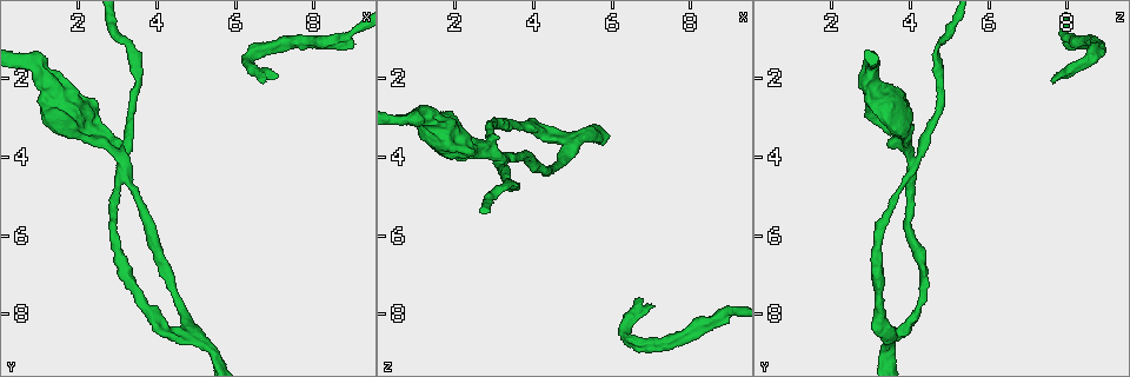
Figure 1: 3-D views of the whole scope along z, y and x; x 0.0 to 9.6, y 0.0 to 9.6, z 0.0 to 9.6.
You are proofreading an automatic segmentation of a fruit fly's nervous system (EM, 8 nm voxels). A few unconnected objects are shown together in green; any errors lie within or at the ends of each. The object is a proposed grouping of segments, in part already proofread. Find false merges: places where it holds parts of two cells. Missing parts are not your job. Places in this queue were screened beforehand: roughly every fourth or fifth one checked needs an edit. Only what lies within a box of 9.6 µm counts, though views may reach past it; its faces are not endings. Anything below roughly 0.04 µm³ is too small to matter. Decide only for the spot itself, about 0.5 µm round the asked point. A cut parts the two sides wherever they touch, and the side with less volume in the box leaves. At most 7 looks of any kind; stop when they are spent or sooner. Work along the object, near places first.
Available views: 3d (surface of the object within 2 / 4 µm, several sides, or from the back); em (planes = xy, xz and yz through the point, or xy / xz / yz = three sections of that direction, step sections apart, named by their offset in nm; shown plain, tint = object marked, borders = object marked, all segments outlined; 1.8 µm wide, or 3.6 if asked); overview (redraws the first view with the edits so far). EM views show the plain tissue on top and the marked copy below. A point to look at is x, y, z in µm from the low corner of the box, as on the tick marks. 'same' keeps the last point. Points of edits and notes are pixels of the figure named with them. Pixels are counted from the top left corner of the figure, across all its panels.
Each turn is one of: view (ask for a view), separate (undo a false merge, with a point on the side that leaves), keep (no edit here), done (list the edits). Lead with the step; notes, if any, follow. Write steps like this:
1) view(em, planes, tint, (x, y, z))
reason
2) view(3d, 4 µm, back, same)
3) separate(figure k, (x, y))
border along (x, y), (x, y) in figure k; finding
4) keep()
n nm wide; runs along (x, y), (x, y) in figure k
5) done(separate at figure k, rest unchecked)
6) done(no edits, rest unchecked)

view(3d, 4 µm, (1.35, 2.20, 3.00))
calibre changes

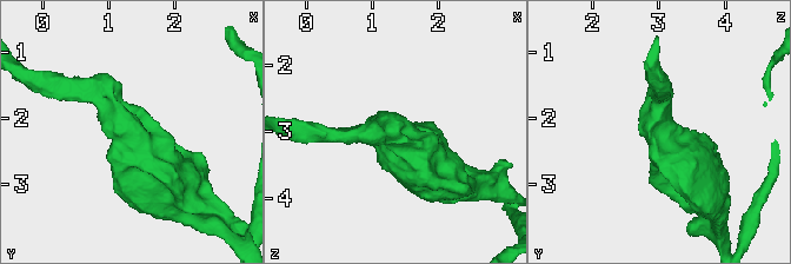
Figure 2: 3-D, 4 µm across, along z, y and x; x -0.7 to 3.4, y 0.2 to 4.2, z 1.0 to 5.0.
view(em, xy, step 16, tint, (1.30, 2.20, 2.95))
arms of 280, 650 nm

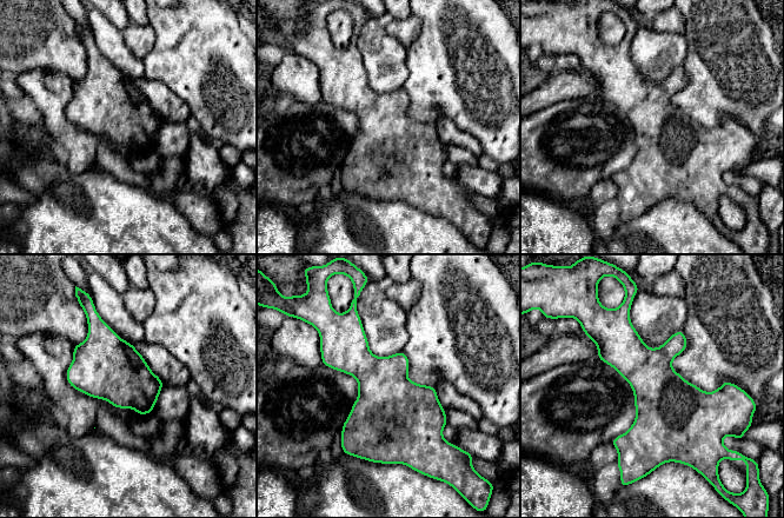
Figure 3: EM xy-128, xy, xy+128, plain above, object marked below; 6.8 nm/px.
view(em, planes, tint, same)
another direction

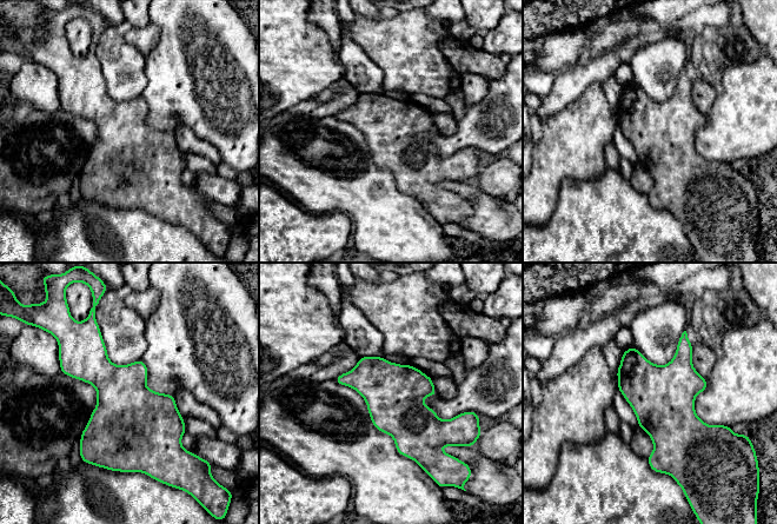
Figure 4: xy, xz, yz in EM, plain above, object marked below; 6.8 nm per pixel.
keep()
400 nm wide; all the same cell

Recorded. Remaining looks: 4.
view(3d, 2 µm, (3.25, 4.35, 4.05))
four or more arms meet

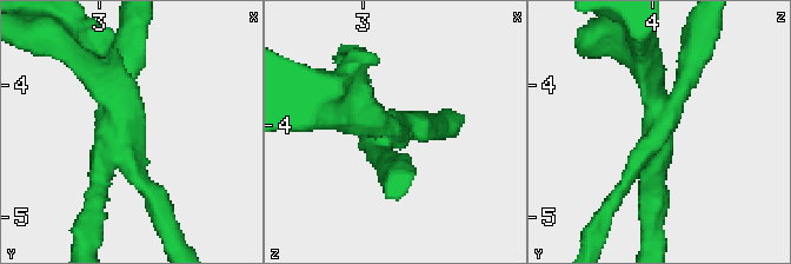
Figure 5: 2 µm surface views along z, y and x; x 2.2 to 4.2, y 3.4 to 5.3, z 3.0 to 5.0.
view(em, planes, tint, (3.20, 4.38, 4.04))

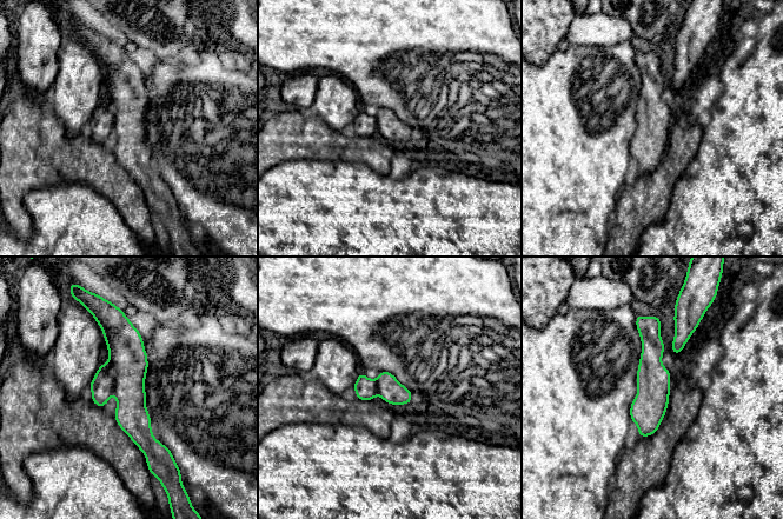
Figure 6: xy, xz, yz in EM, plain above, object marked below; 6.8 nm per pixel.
separate(figure 6, (101, 386))
170 nm wide; border along (107, 361), (113, 376), (113, 393) in figure 6; two cells meet here

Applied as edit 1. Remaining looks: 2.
view(em, 3.6 µm, yz, step 8, tint, (6.30, 1.60, 8.65))
abrupt turn

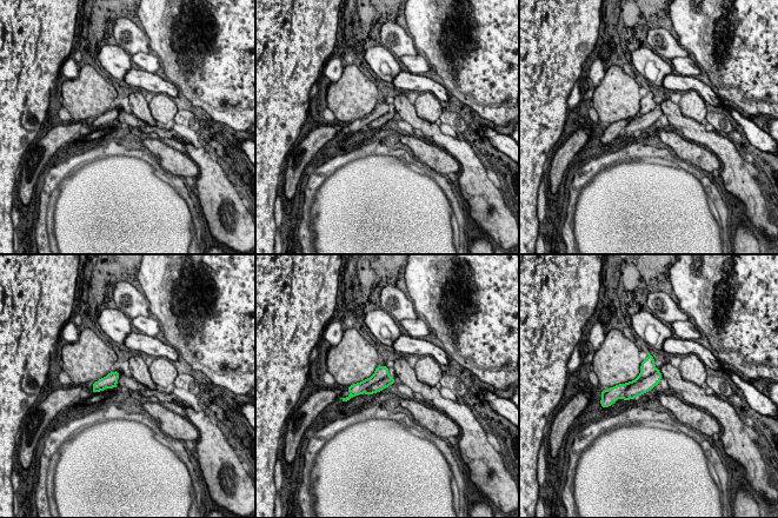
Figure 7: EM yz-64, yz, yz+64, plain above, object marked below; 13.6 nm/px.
view(em, 3.6 µm, planes, tint, same)

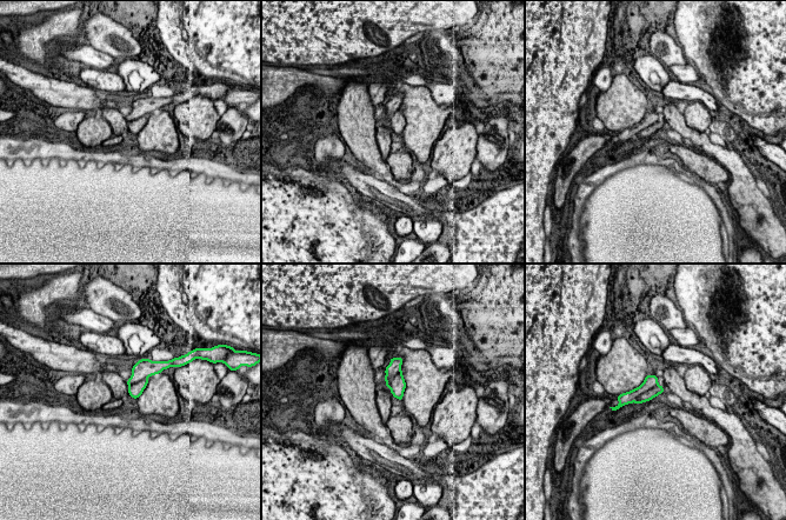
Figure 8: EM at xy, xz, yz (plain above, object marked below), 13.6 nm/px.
keep()
220 nm wide; one cell here

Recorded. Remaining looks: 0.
done(separate at figure 6, rest unchecked)

